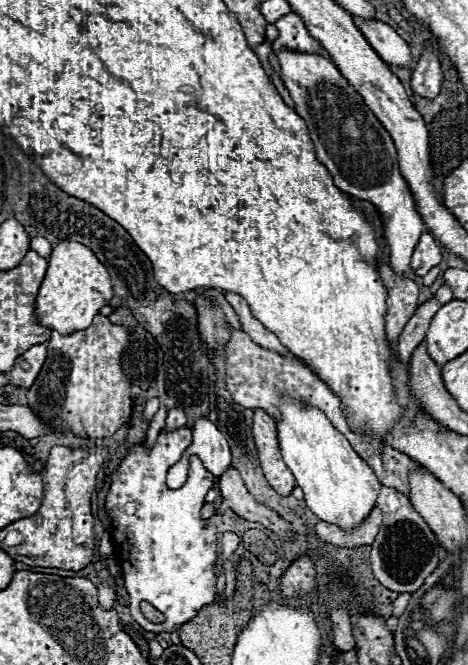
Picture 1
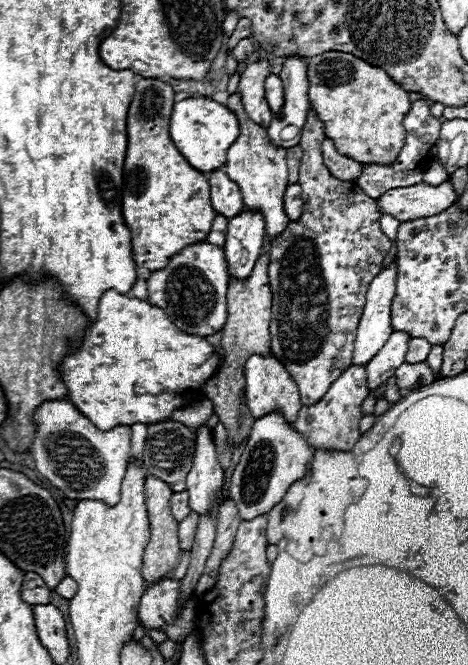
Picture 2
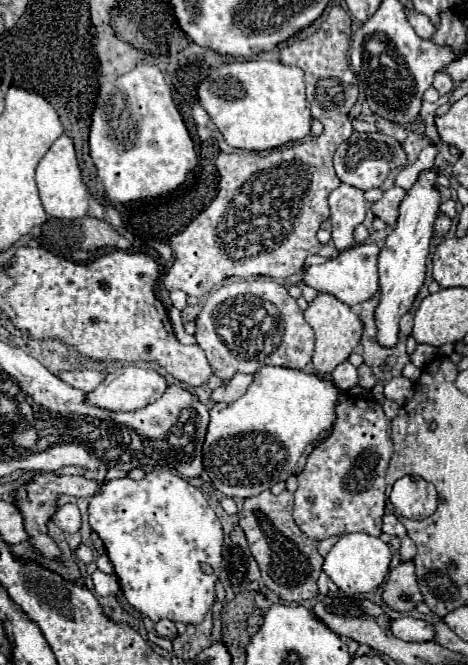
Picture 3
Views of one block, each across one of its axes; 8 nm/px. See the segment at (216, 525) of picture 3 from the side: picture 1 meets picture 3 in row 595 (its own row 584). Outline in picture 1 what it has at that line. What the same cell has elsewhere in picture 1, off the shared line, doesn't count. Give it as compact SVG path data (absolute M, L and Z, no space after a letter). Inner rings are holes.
M174 428L174 430L160 430L156 442L148 450L144 442L136 444L130 454L122 460L116 474L112 476L110 490L106 494L106 514L110 516L112 524L112 544L114 544L114 558L120 560L122 574L124 574L124 586L128 592L128 610L130 616L148 632L160 634L160 632L174 632L176 626L182 626L184 622L190 622L204 606L212 604L216 600L216 540L218 532L216 526L202 518L200 510L204 506L204 498L208 490L214 486L216 478L202 466L202 462L196 458L196 454L188 456L188 478L182 488L168 488L166 486L166 472L170 466L182 460L188 446L192 444L192 430L188 428ZM150 602L156 610L160 610L166 616L164 624L152 624L144 618L140 612L140 604Z

